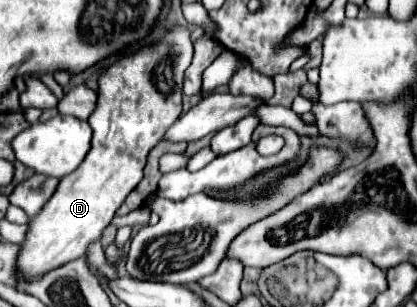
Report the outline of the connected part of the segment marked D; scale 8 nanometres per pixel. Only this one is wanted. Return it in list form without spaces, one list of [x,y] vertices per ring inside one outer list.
[[[175,23],[157,41],[153,41],[151,45],[139,47],[134,53],[122,55],[111,67],[105,69],[105,73],[101,73],[99,89],[97,89],[97,107],[87,119],[93,129],[91,149],[85,161],[73,173],[61,179],[49,203],[29,223],[29,233],[21,245],[23,249],[17,259],[17,269],[23,277],[43,275],[59,265],[85,257],[87,245],[101,239],[101,233],[113,219],[115,211],[121,207],[125,197],[143,179],[143,169],[145,169],[149,151],[161,141],[169,125],[173,125],[179,119],[183,77],[185,77],[185,69],[191,65],[191,59],[193,59],[193,41],[191,41],[189,27]]]

